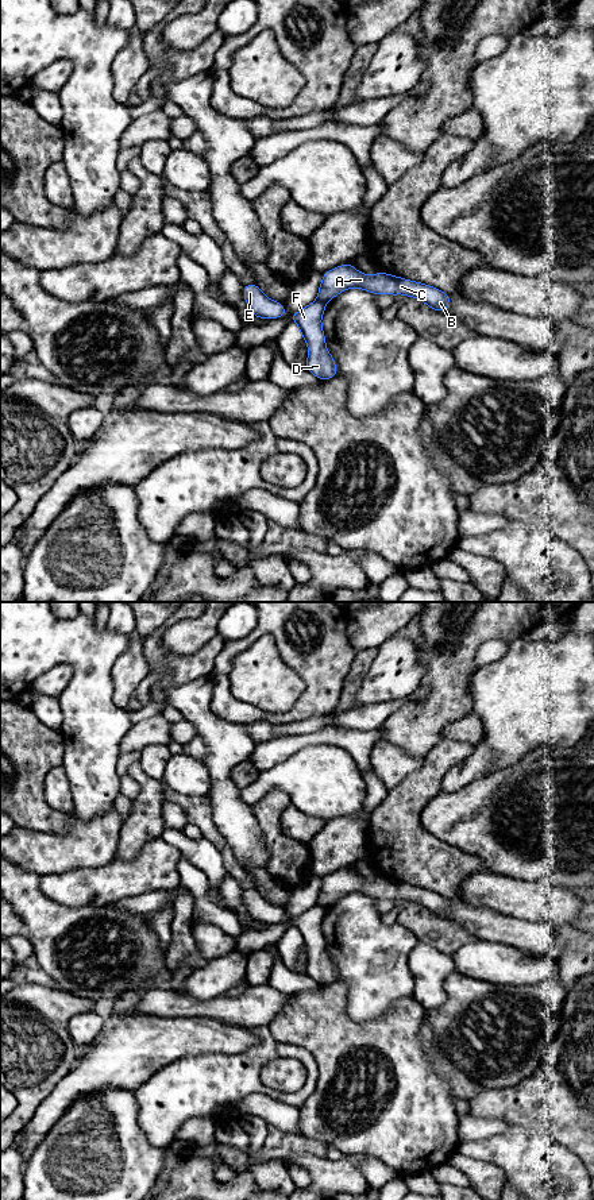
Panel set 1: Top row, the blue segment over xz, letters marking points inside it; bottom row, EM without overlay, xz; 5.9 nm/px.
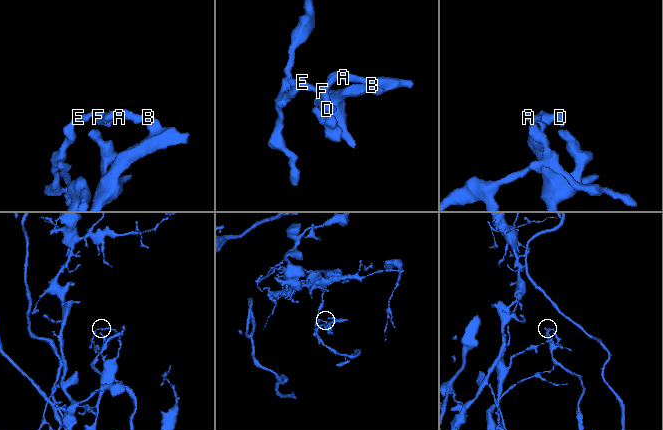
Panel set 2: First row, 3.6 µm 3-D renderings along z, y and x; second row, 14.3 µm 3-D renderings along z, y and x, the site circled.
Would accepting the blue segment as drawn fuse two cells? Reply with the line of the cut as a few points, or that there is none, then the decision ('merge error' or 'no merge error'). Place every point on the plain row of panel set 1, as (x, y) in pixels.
xz (316, 905), (324, 909) | merge error

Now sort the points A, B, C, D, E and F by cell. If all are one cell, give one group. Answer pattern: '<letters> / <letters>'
A B C / D E F

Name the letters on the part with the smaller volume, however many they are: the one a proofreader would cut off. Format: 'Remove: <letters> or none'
Remove: A, B, C

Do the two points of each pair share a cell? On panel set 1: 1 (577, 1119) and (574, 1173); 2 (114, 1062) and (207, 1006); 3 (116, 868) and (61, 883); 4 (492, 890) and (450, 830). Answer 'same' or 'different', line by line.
1: different
2: different
3: same
4: different

